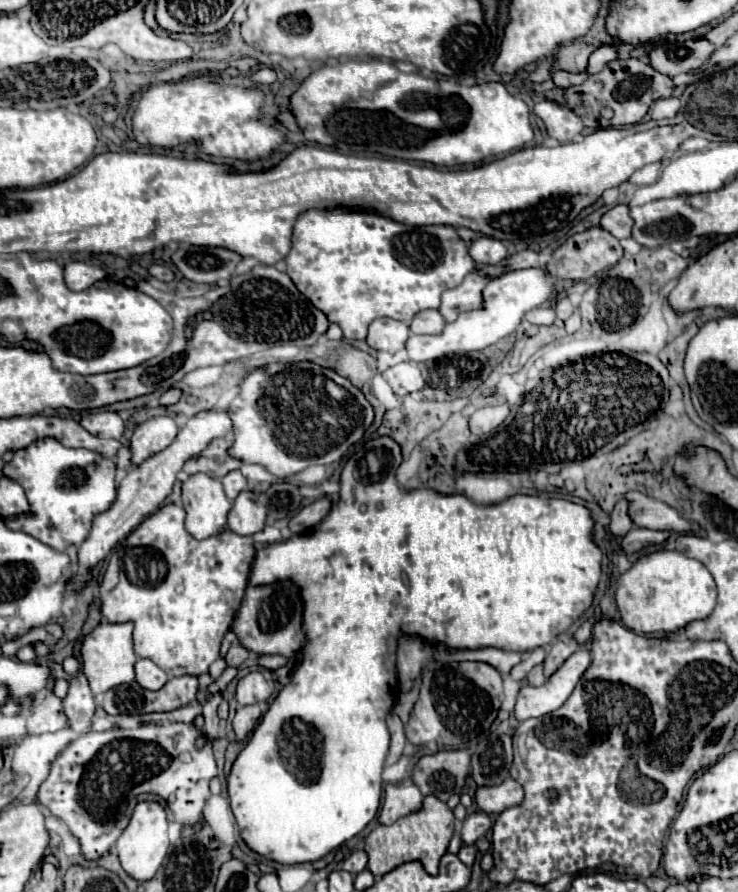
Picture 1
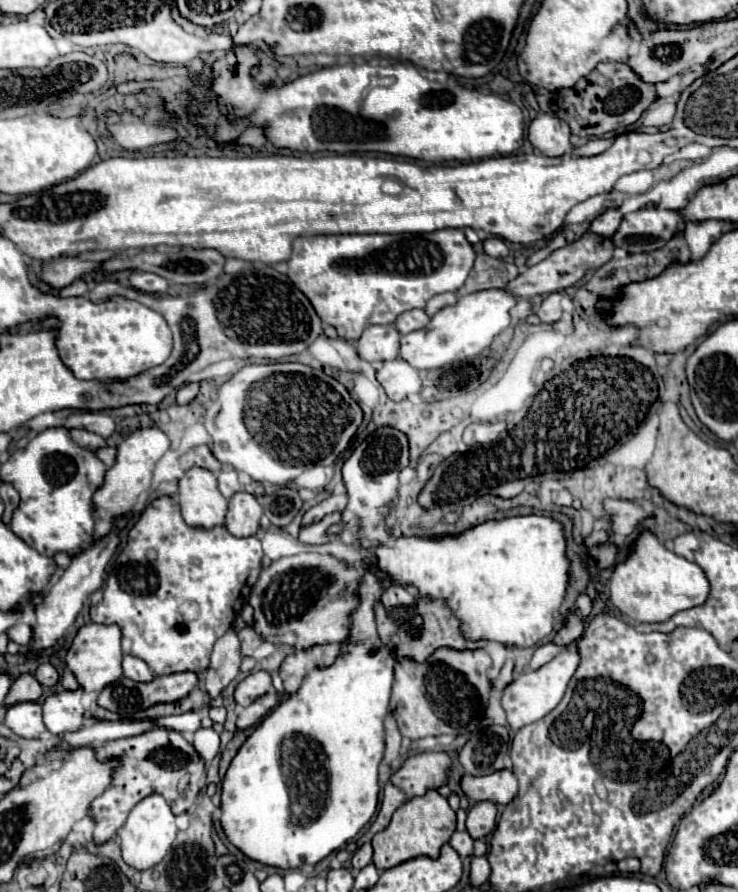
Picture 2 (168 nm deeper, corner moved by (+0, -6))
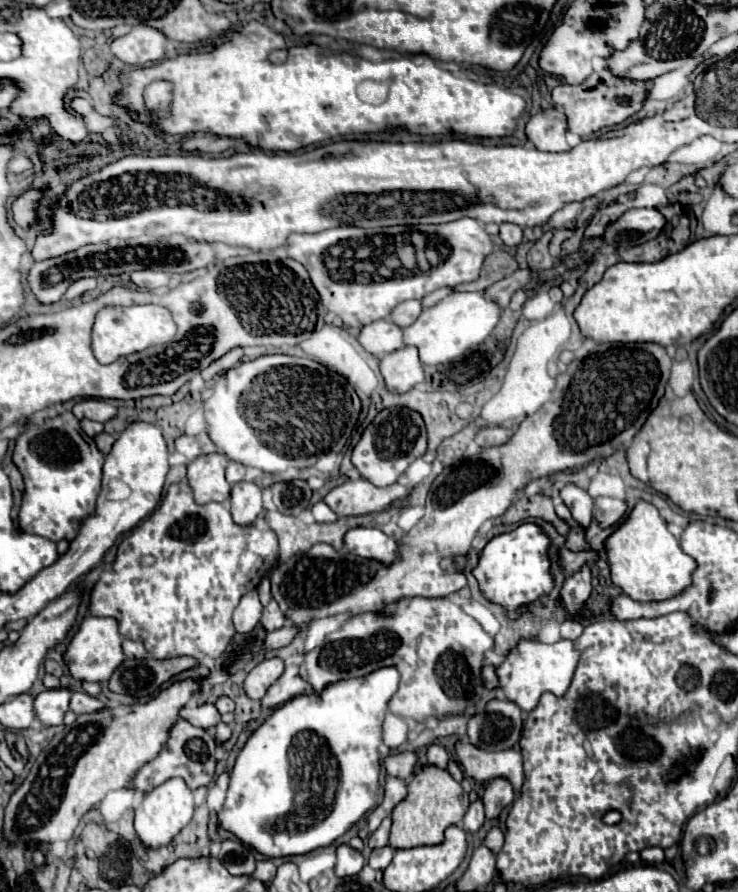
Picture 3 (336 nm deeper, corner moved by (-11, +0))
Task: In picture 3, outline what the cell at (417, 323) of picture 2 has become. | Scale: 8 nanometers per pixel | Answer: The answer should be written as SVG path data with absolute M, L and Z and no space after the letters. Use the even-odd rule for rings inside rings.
M420 300L402 302L402 304L398 304L392 310L392 322L398 324L400 328L406 328L406 326L410 326L418 318L420 312L422 312L422 302Z

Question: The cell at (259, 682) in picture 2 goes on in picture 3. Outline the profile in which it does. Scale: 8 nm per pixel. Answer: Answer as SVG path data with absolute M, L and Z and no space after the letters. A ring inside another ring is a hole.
M270 658L260 662L244 680L244 692L252 700L260 700L266 690L282 676L284 672L284 662L280 658Z

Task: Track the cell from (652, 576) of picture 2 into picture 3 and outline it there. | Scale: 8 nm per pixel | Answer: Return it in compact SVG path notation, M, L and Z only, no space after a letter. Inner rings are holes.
M640 500L634 506L630 518L606 540L606 548L612 582L636 602L668 600L692 586L696 562L684 554L678 540L668 532L660 512L648 502Z

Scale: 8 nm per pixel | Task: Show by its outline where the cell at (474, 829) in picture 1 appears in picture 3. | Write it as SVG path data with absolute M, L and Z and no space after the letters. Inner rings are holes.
M496 778L486 786L486 792L482 796L484 802L484 810L486 810L486 818L498 818L500 812L514 800L512 794L512 786L508 780Z

